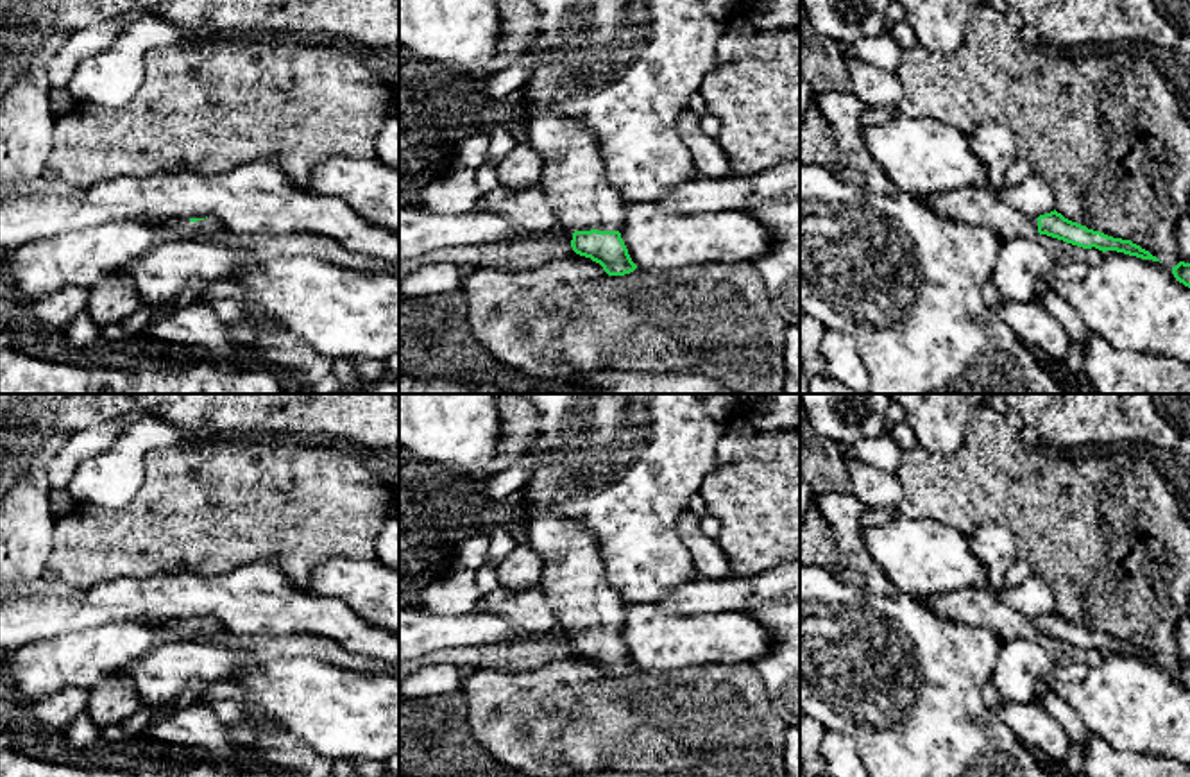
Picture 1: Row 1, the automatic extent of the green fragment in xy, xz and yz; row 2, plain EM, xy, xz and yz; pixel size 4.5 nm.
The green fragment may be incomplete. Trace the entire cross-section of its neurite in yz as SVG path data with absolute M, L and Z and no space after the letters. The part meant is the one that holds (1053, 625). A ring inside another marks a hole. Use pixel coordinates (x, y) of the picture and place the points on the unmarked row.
M963 587L948 594L923 598L922 603L945 619L988 627L1002 643L1047 636L1083 650L1095 648L1102 653L1117 652L1142 661L1160 662L1131 641L1113 639L1088 630L1065 619L1056 610L1038 619L1029 618L1002 603L999 594L990 589Z

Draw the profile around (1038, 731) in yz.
M1004 702L993 714L1006 723L1031 752L1041 752L1052 761L1067 759L1070 739L1059 722L1038 702Z

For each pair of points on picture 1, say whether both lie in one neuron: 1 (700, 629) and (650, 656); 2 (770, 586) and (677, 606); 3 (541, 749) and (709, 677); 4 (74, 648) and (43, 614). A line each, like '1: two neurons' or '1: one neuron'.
1: one neuron
2: one neuron
3: one neuron
4: two neurons

